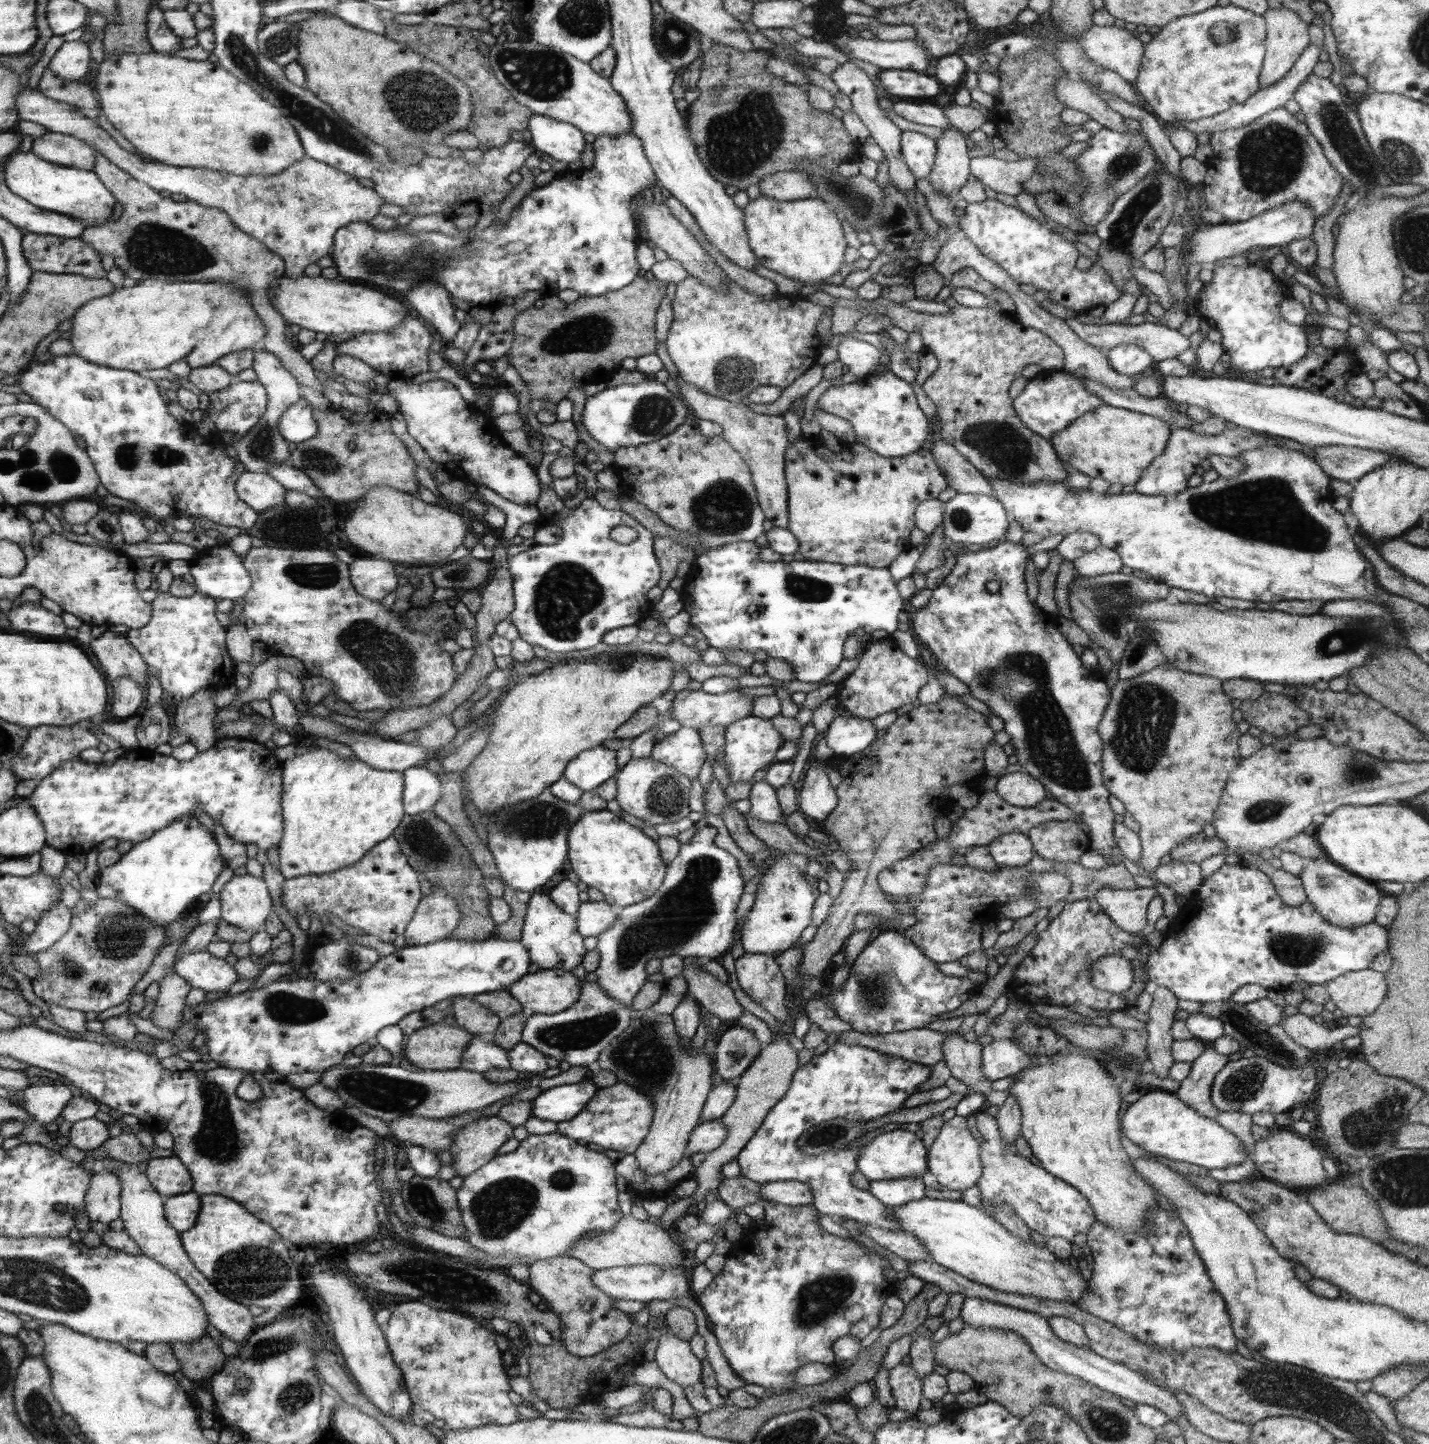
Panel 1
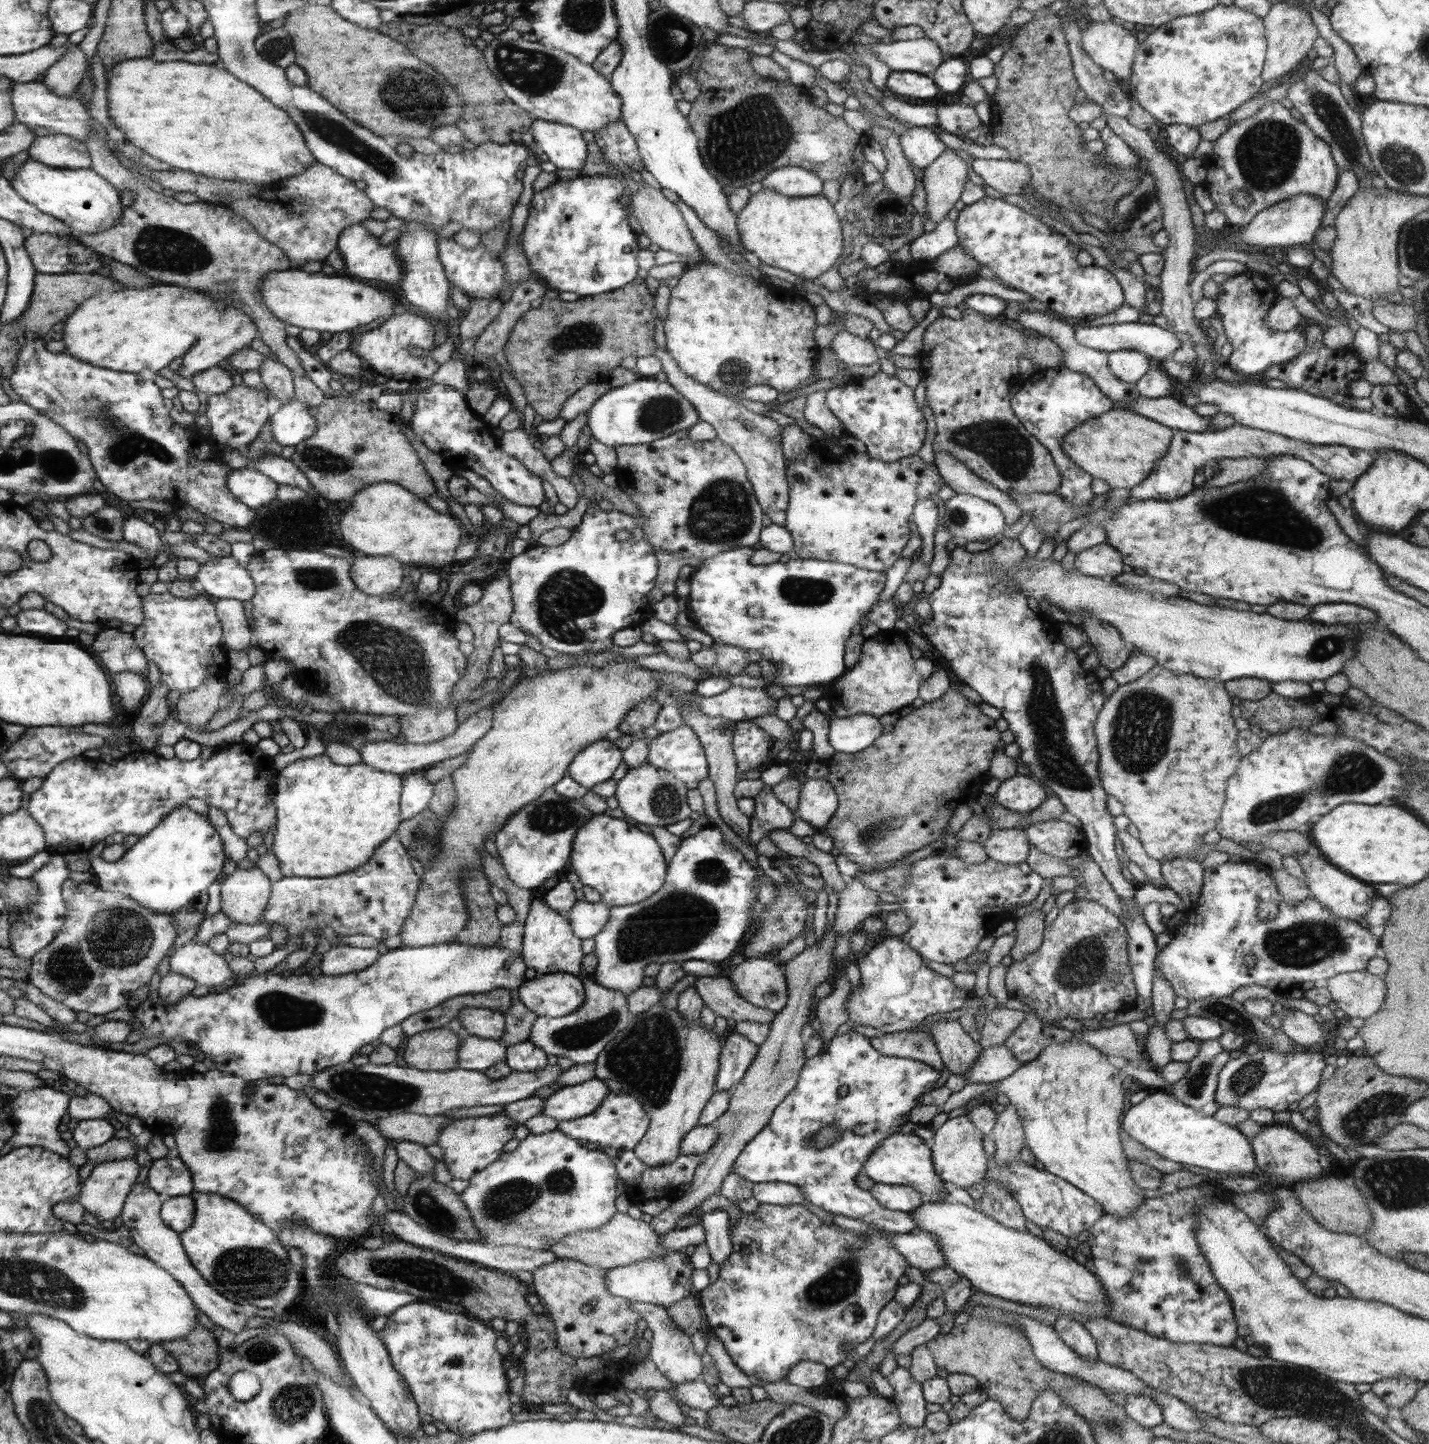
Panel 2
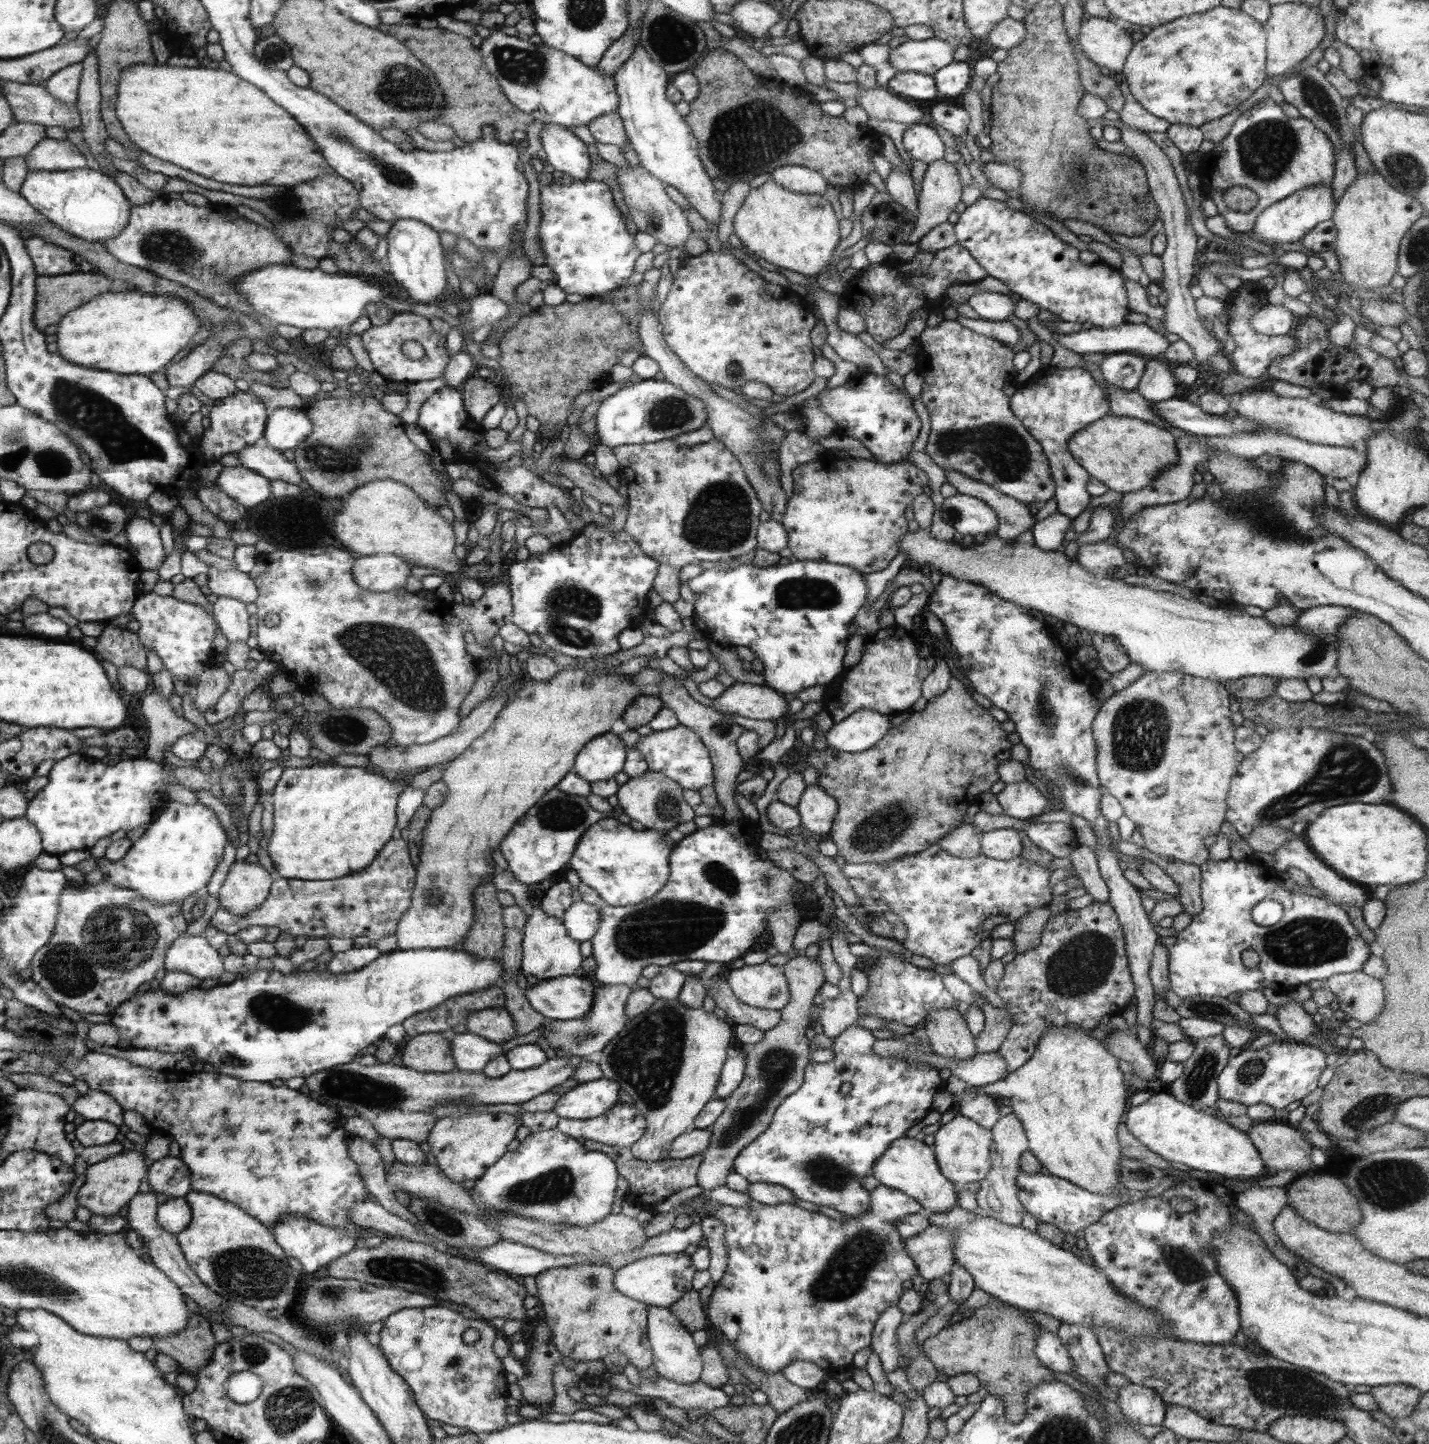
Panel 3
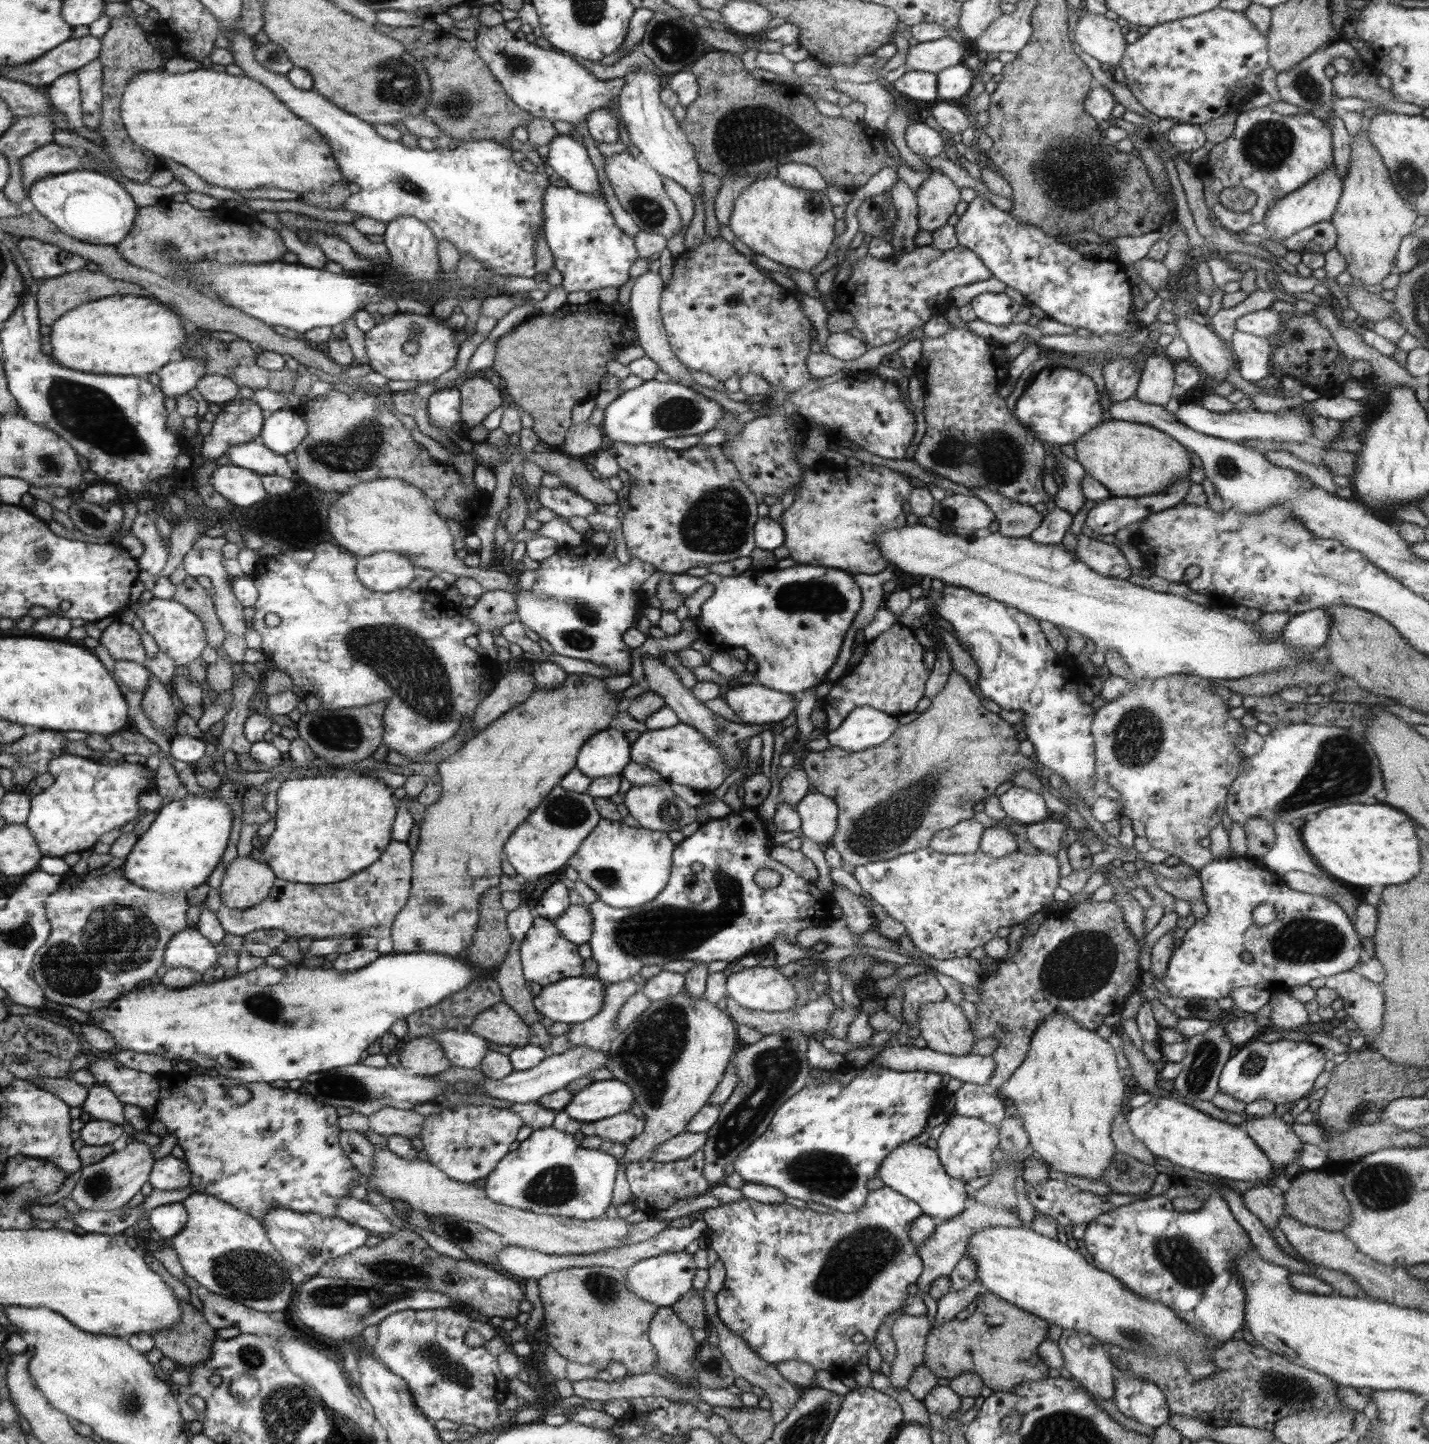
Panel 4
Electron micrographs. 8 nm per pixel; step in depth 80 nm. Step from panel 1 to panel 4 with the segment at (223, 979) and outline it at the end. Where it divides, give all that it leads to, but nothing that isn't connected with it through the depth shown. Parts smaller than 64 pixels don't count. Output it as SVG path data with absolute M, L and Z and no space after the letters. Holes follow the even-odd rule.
M191 927L172 936L164 957L167 969L190 969L200 976L216 962L219 962L219 956L214 944Z

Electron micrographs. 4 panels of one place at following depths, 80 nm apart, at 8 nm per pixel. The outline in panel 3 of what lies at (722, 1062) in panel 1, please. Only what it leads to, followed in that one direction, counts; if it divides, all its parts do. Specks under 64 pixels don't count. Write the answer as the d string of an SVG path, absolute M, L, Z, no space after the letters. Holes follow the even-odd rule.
M738 1041L738 1045L733 1048L734 1056L728 1058L727 1064L724 1064L719 1084L716 1085L716 1098L726 1099L739 1088L743 1078L746 1076L746 1046Z

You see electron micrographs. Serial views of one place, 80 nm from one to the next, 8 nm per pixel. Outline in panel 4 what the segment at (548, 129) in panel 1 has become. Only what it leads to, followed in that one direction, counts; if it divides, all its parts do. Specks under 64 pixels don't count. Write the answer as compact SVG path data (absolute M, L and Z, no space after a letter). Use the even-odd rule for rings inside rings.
M558 133L547 145L549 151L544 163L565 178L568 187L586 194L603 193L584 143L574 140L571 135Z

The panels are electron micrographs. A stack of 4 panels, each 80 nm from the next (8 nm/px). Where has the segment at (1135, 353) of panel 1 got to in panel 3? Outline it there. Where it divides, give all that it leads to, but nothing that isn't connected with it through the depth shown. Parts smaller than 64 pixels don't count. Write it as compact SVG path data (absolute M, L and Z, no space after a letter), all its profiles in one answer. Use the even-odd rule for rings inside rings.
M1112 353L1101 362L1106 382L1122 390L1134 390L1146 368L1147 358L1140 354Z

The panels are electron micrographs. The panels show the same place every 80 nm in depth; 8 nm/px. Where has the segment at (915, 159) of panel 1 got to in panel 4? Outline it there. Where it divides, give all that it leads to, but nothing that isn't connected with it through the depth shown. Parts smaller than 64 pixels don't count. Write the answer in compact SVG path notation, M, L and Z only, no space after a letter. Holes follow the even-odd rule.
M924 122L910 124L905 132L905 140L908 148L919 154L920 157L932 158L944 151L942 136L936 130L932 130L930 126L926 126Z

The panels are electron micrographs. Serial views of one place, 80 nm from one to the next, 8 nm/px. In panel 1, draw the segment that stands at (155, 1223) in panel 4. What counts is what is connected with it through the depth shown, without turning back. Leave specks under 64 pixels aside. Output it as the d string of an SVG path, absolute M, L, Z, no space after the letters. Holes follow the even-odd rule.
M192 1190L190 1193L165 1198L163 1205L166 1220L181 1233L194 1228L202 1208L202 1198Z

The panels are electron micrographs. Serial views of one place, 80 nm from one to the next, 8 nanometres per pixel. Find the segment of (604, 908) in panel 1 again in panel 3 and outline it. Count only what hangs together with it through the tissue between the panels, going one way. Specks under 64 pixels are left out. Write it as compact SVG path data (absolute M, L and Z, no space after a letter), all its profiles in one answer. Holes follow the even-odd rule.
M574 902L563 917L564 927L571 938L582 943L591 940L600 925L600 907L586 902Z

